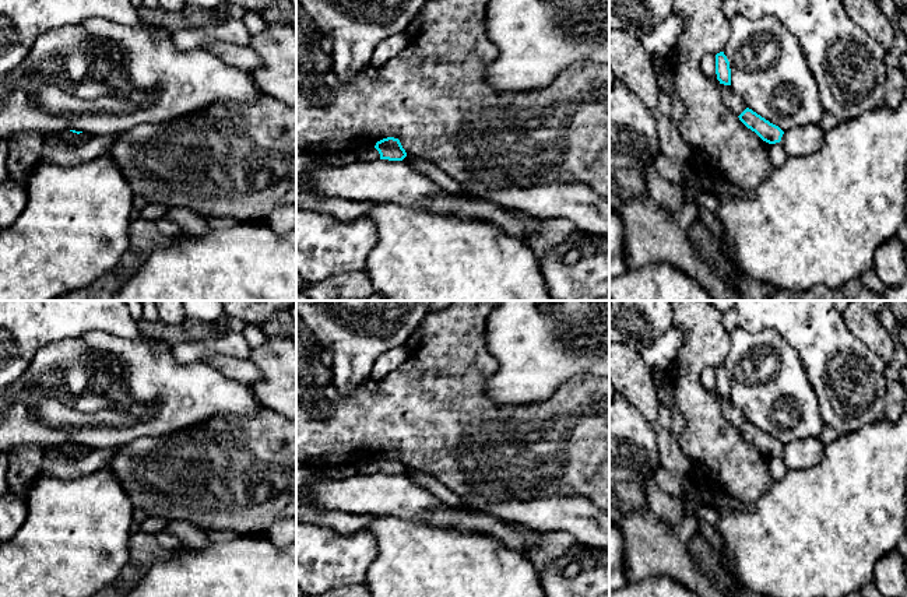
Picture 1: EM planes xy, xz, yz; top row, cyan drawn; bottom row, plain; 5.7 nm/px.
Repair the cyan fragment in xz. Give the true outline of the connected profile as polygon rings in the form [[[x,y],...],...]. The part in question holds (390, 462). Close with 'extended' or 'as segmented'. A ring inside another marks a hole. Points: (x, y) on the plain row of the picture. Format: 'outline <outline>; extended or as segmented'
outline [[[387,450],[376,456],[375,461],[380,467],[380,473],[402,474],[407,470],[398,452]]]; as segmented

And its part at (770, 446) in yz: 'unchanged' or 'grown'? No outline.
unchanged

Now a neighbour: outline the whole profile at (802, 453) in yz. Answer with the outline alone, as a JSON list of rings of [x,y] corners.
[[[820,438],[797,439],[784,445],[781,456],[790,470],[806,470],[822,461],[825,447]]]

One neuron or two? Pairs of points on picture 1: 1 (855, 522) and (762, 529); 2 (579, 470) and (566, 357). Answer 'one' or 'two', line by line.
1: one
2: two

